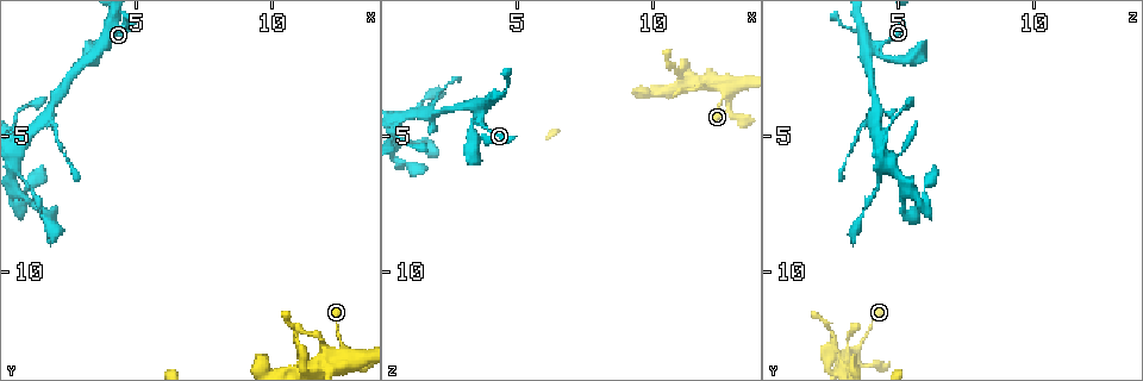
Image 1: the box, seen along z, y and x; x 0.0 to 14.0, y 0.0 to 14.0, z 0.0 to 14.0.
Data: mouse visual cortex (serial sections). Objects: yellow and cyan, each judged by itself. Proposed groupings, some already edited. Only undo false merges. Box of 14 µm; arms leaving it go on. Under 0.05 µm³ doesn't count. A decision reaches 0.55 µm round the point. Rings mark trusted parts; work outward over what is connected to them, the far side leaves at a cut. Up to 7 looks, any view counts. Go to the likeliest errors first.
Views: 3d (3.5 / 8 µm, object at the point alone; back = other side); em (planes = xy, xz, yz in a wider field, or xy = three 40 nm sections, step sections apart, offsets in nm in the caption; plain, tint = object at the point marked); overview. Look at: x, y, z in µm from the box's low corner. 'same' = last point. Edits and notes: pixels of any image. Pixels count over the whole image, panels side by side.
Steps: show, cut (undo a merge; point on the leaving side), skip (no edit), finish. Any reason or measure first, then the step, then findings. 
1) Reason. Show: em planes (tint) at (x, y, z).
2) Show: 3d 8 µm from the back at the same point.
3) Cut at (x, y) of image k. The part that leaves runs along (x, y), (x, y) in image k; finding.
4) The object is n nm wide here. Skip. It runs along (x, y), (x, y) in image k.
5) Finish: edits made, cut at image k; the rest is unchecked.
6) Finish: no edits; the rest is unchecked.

Show: 3d 3.5 µm at (3.7, 1.7, 4.2).

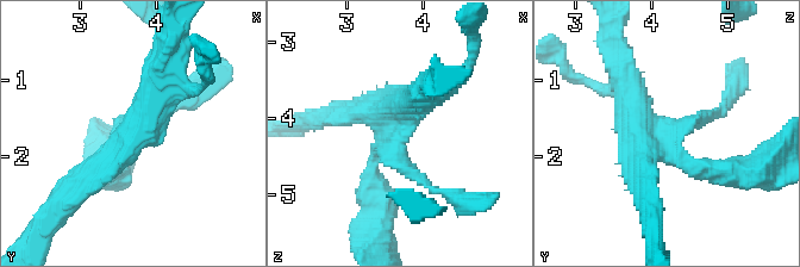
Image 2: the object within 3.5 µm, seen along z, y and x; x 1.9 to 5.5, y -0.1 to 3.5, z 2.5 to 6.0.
4 arms meet here; the arms are 150, 200, 300, 450 nm wide; need the tissue. Show: em xy step 2 (tint) at (3.70, 1.65, 4.25).

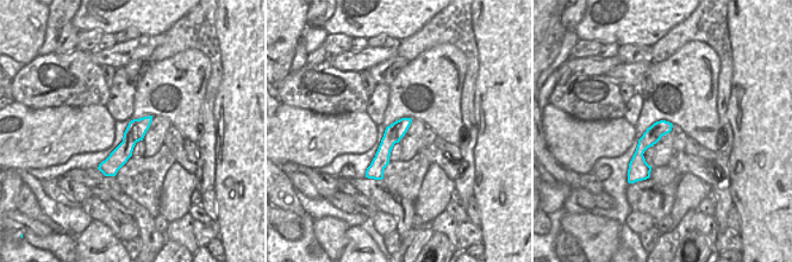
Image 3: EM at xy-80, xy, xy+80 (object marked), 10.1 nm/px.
Show: em xy step 1 (tint) at the same point.

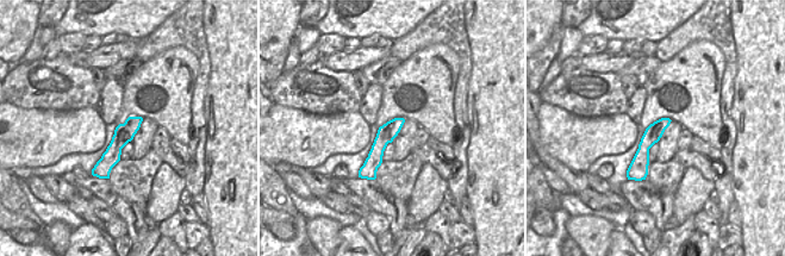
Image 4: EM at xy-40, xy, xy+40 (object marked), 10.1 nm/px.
Skip. It runs along (172, 107), (80, 185) in image 2; continuous, no second cell.

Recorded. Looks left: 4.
Thin arm on a thick one. Show: 3d 8 µm at (1.6, 4.3, 4.3).

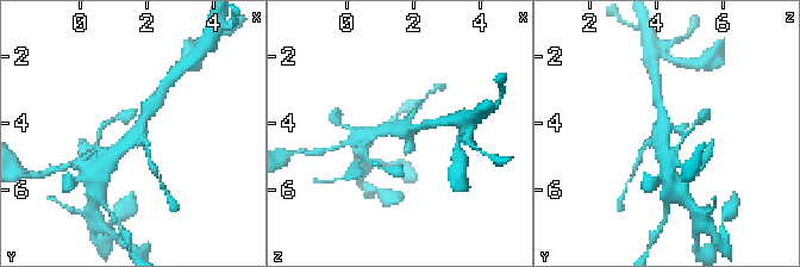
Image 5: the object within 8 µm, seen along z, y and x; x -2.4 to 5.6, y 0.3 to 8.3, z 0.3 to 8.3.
Show: 3d 3.5 µm at (1.6, 4.3, 4.3).

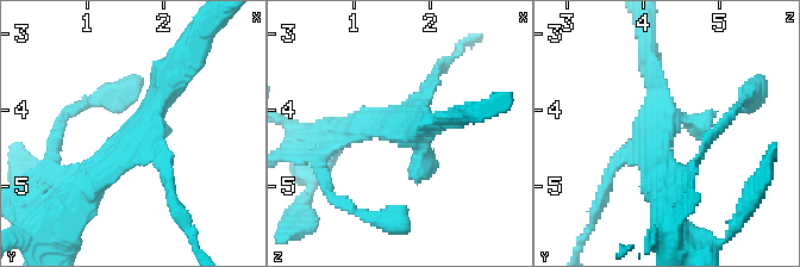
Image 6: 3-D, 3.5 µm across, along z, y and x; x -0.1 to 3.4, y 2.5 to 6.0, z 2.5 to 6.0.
Need the tissue. Show: em xy step 5 (tint) at (1.60, 4.35, 4.20).

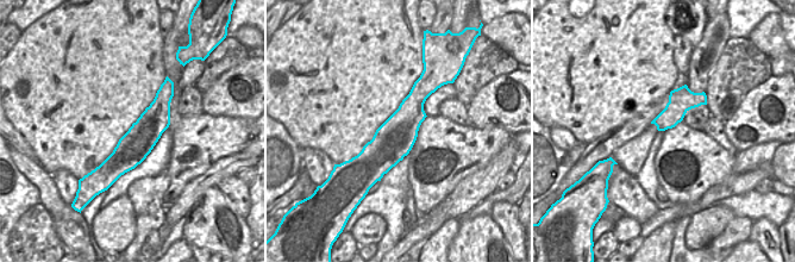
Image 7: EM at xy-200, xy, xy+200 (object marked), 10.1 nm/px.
Skip. It runs along (181, 74), (79, 199) in image 6; one cell here.

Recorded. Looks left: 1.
Finish: no edits; the rest is unchecked.

